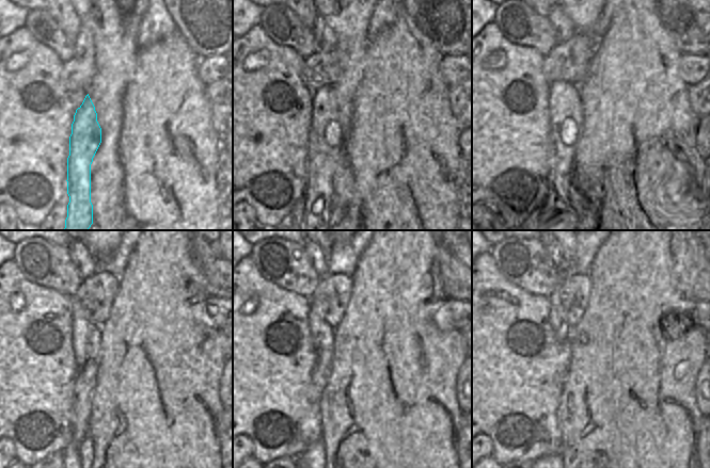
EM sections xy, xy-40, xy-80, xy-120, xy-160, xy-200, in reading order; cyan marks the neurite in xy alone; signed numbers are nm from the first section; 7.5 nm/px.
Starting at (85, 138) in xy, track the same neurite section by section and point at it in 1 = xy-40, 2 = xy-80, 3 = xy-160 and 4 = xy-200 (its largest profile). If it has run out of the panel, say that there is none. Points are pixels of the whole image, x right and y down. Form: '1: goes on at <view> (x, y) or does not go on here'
1: goes on at xy-40 (326, 139)
2: goes on at xy-80 (565, 106)
3: goes on at xy-160 (322, 335)
4: goes on at xy-200 (562, 331)

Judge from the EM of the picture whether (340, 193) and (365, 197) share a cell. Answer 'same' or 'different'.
different

